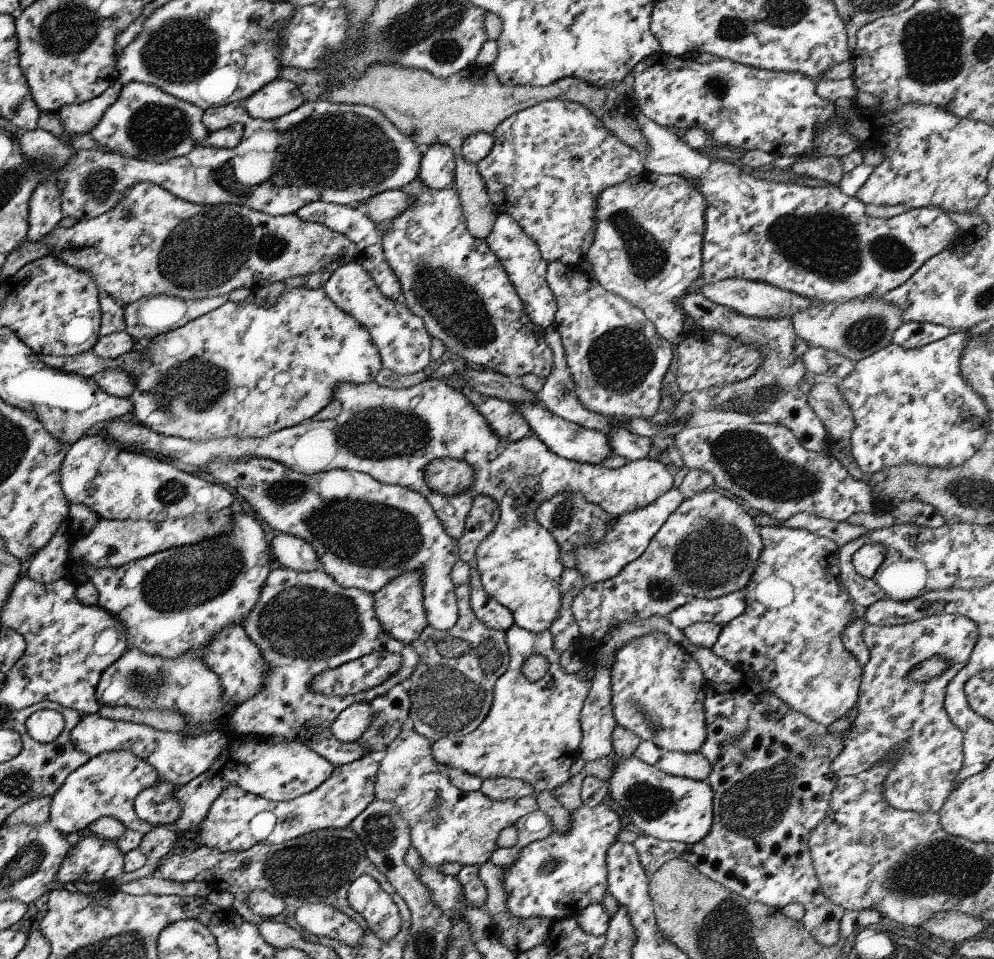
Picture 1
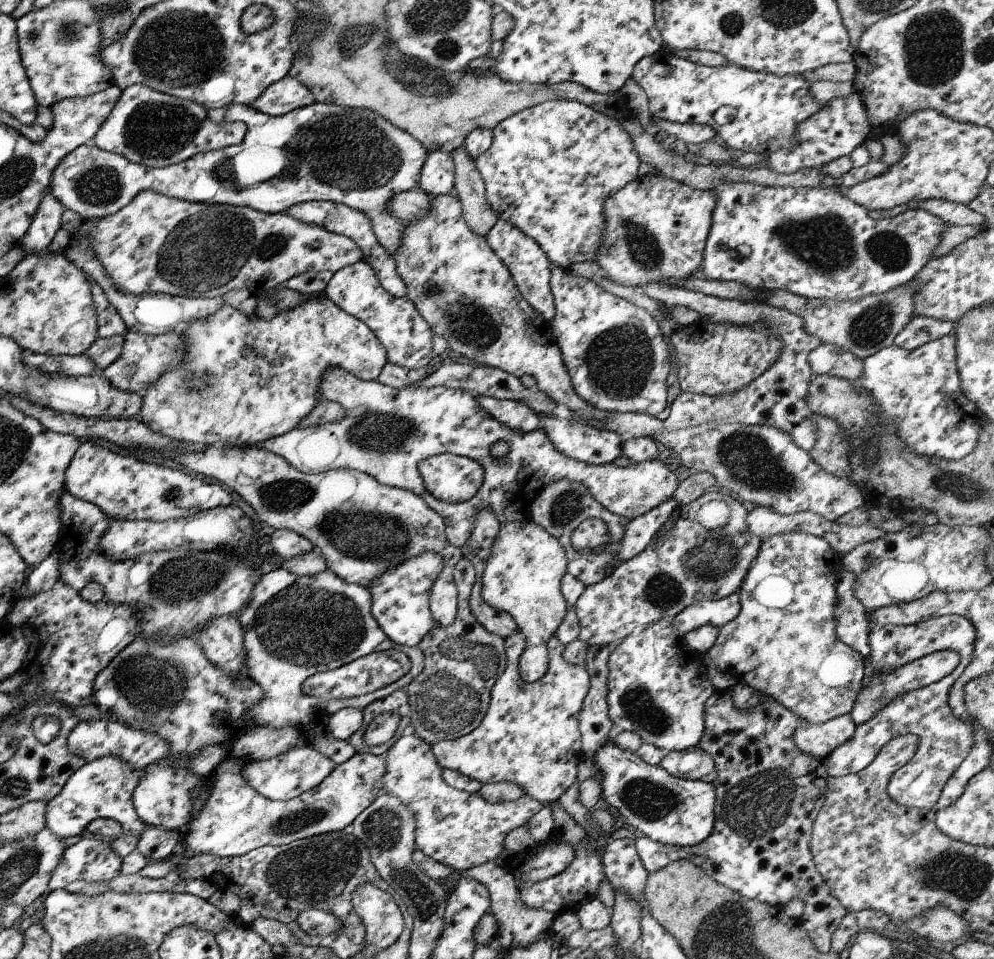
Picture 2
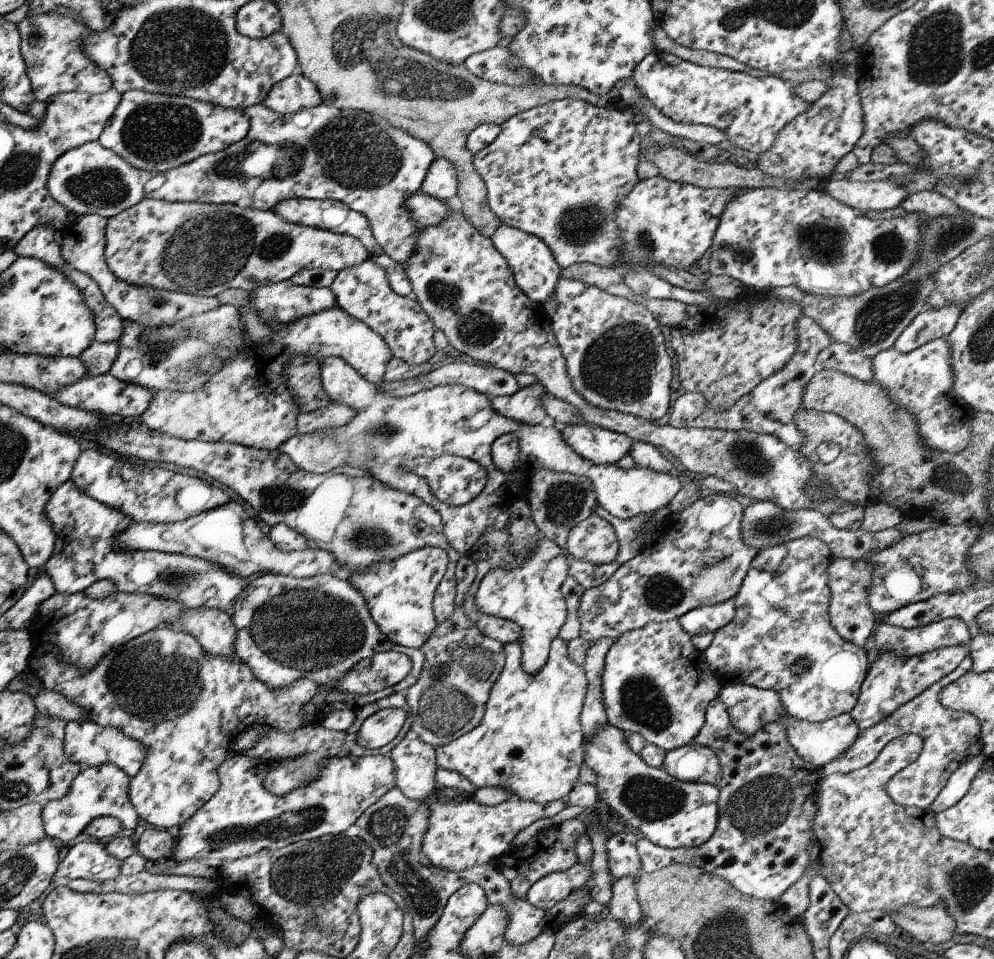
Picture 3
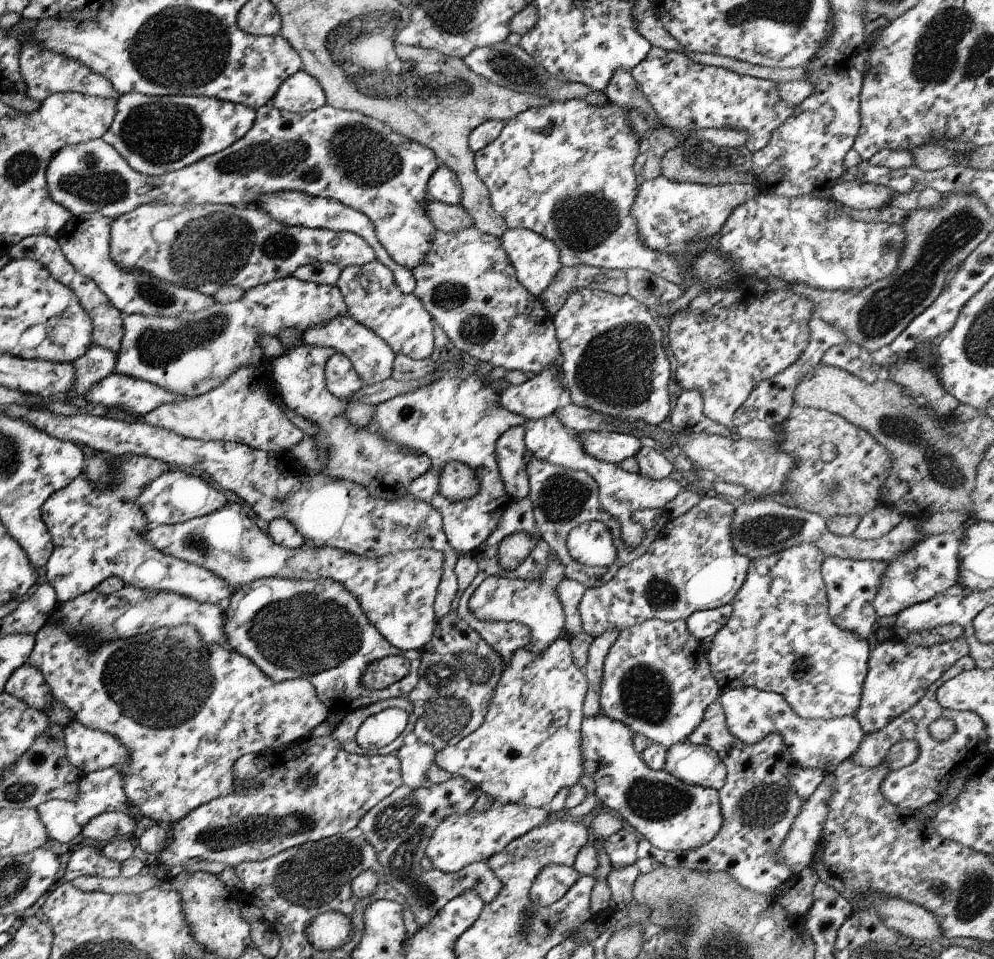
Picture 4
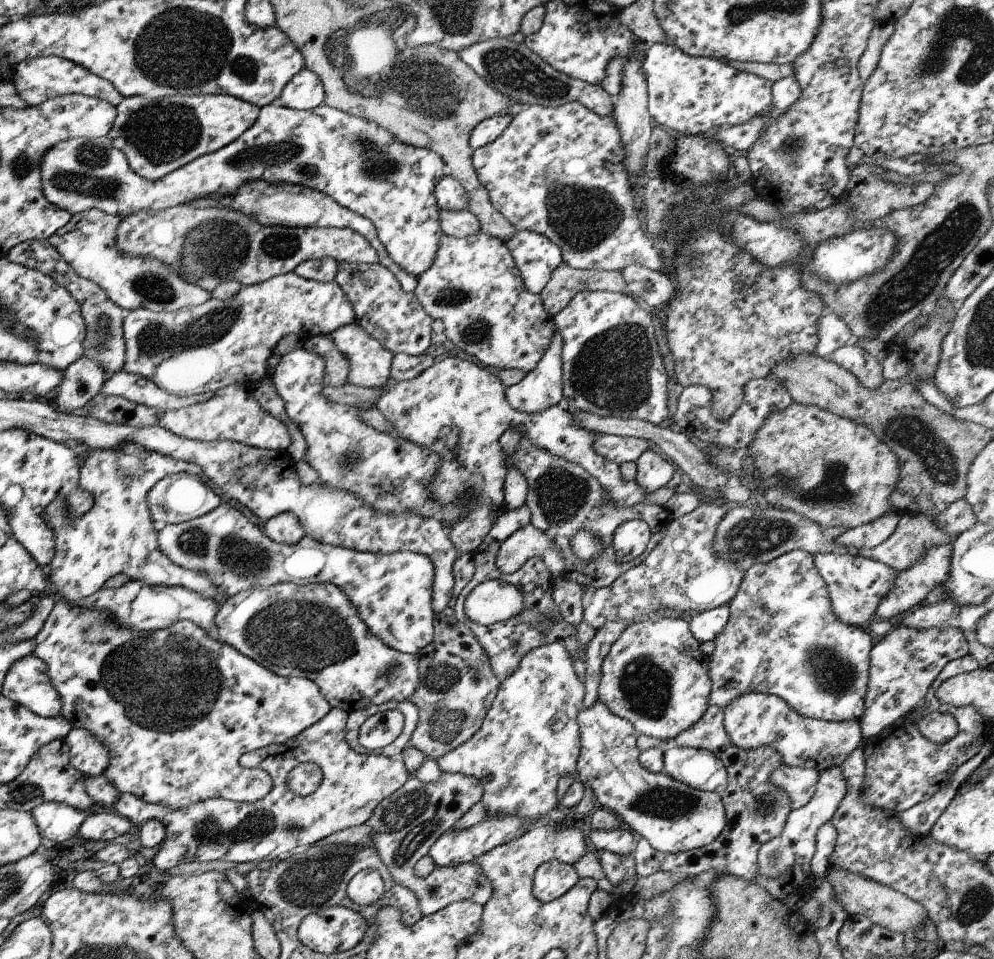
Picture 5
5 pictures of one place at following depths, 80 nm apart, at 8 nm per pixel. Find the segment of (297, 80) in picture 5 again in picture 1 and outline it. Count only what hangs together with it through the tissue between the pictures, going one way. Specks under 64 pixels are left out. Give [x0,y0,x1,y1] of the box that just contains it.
[239,79,304,120]

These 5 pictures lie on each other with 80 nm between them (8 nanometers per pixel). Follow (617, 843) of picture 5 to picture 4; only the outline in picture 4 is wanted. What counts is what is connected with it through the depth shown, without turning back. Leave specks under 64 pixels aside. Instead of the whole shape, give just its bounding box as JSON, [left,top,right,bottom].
[599,825,639,870]

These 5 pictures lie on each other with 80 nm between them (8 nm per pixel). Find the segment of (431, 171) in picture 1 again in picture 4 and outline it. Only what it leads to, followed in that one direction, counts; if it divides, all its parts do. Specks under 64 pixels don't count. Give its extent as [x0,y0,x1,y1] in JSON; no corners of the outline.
[427,164,461,205]

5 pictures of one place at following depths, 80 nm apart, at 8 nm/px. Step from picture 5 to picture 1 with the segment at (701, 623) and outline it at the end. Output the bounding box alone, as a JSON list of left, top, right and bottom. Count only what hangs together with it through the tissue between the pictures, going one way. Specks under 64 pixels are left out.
[665,591,745,631]

